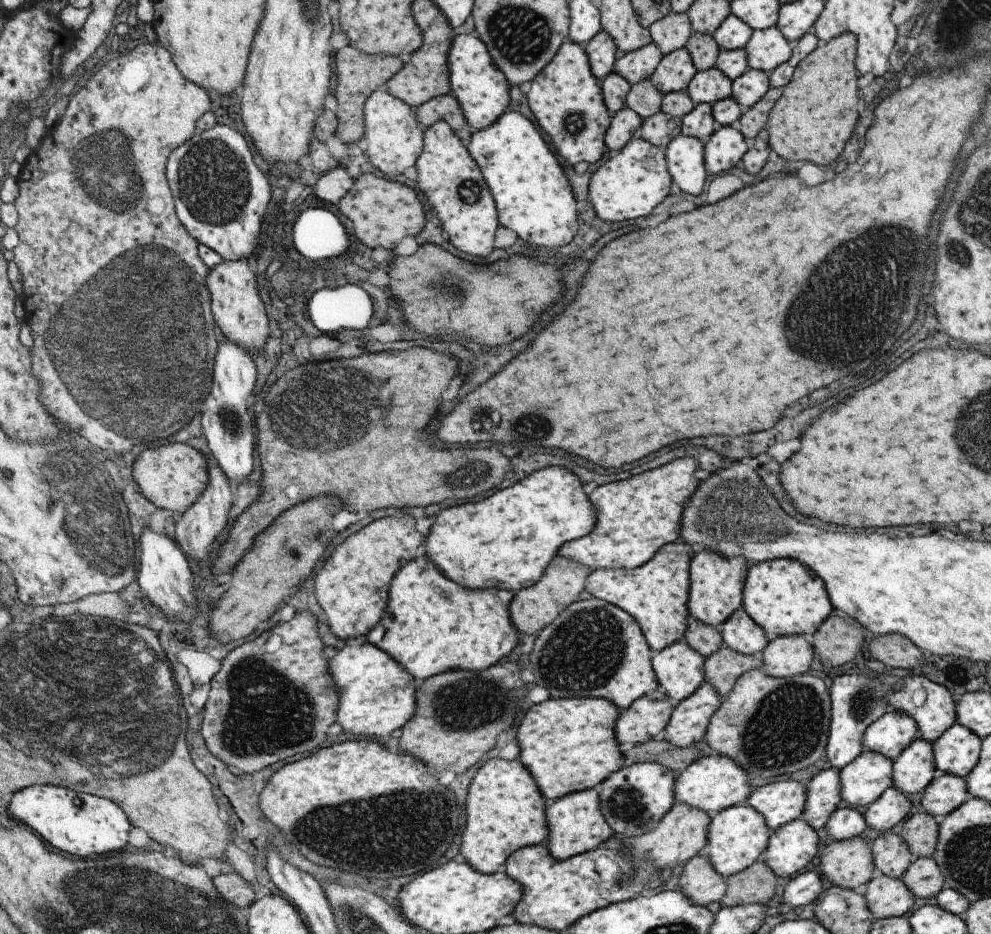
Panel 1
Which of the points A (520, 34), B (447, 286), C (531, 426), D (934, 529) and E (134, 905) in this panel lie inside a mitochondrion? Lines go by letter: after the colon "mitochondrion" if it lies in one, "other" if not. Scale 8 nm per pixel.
A: mitochondrion
B: mitochondrion
C: mitochondrion
D: other
E: mitochondrion

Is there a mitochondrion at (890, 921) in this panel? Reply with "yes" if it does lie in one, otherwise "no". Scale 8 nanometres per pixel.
no

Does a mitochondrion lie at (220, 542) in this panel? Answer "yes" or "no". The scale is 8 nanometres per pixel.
no

